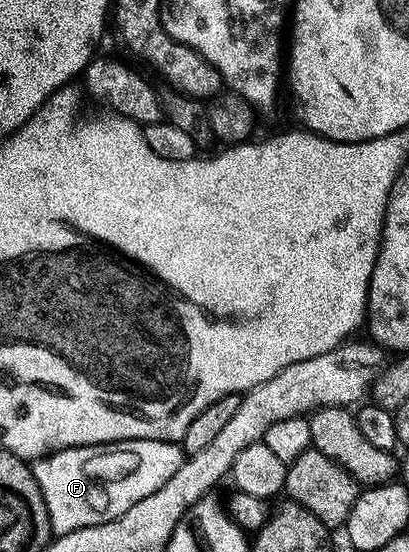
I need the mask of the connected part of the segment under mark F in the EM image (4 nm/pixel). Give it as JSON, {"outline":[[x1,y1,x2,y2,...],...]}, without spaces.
{"outline":[[124,440,95,446,70,446,33,463,34,479,44,496,55,535,116,520,156,488,164,488,176,476,184,460,183,447,164,440]]}

